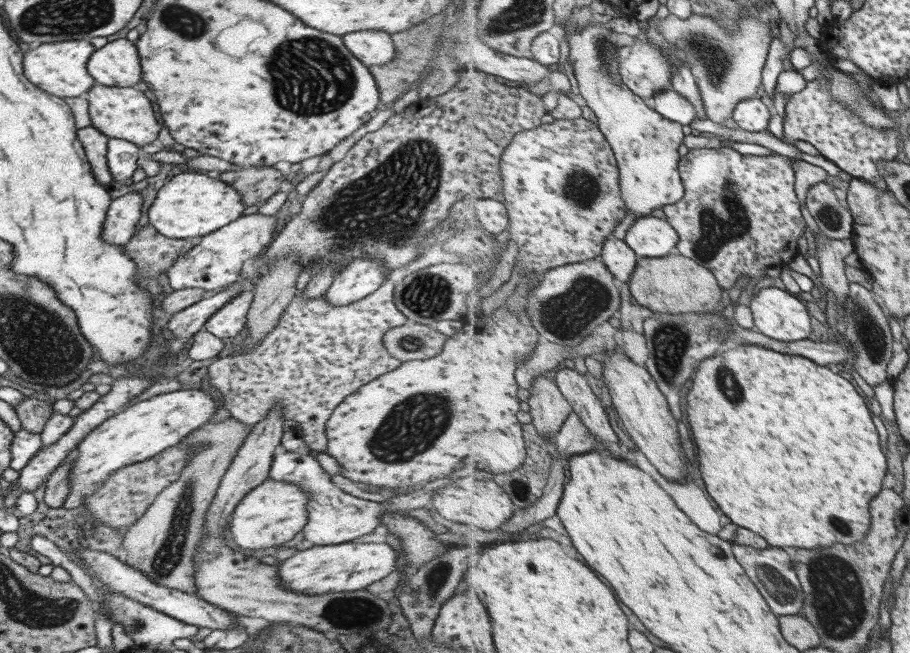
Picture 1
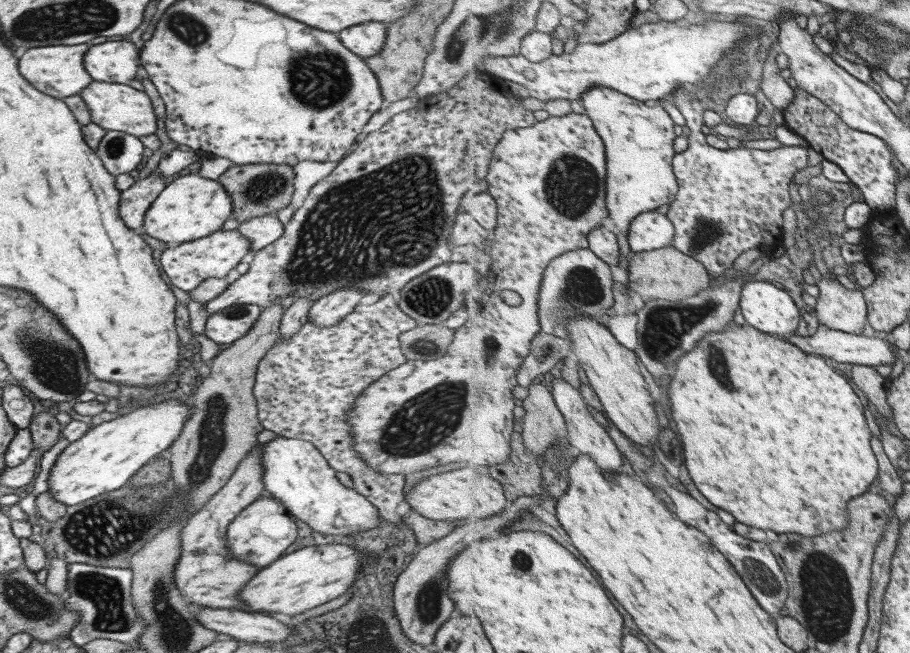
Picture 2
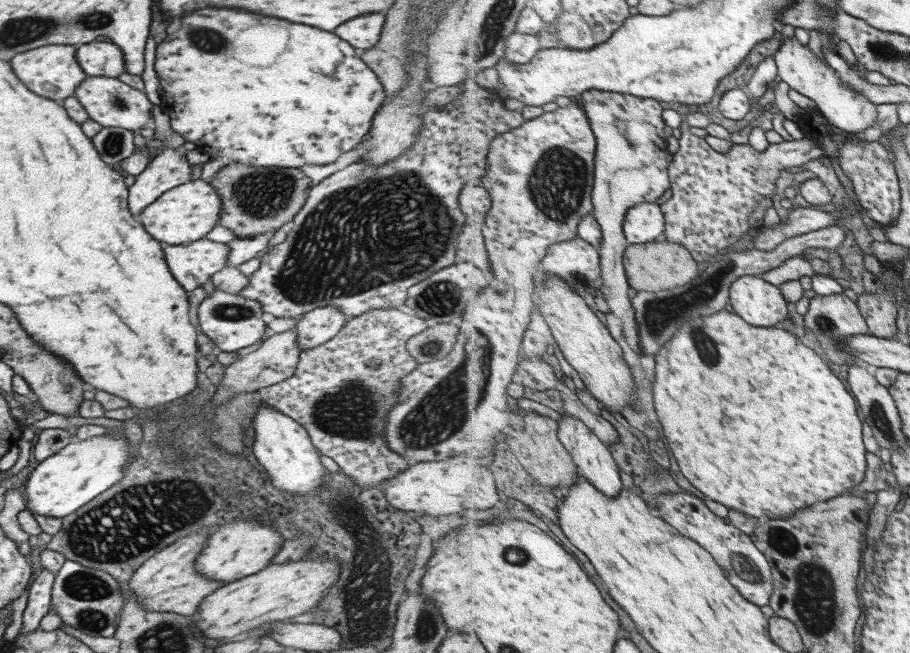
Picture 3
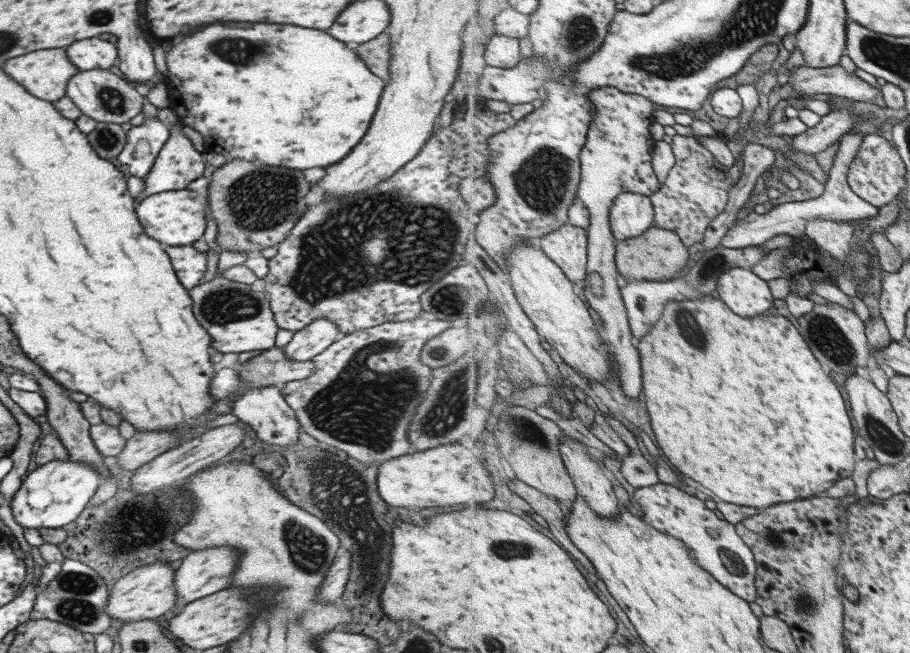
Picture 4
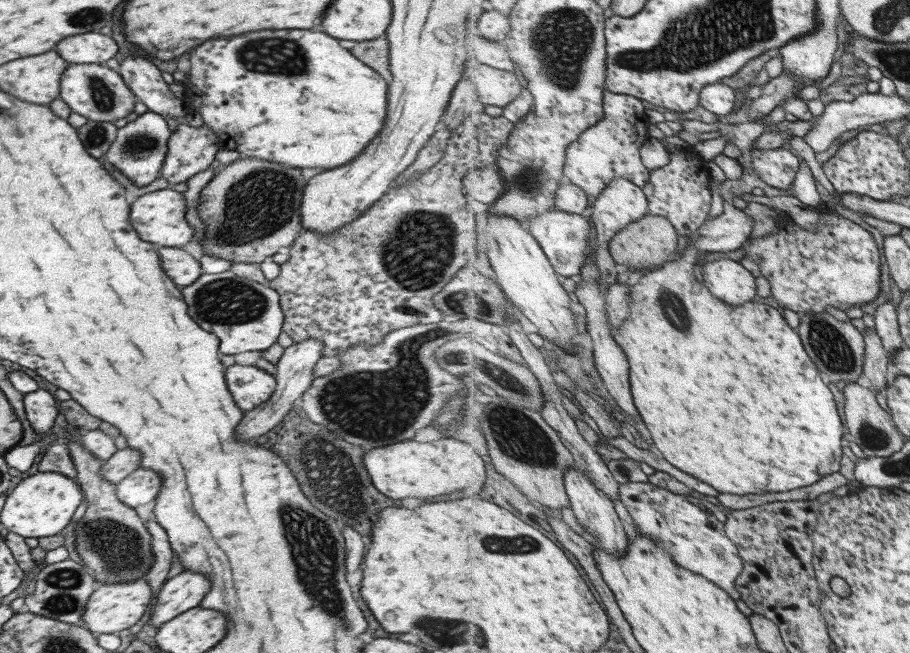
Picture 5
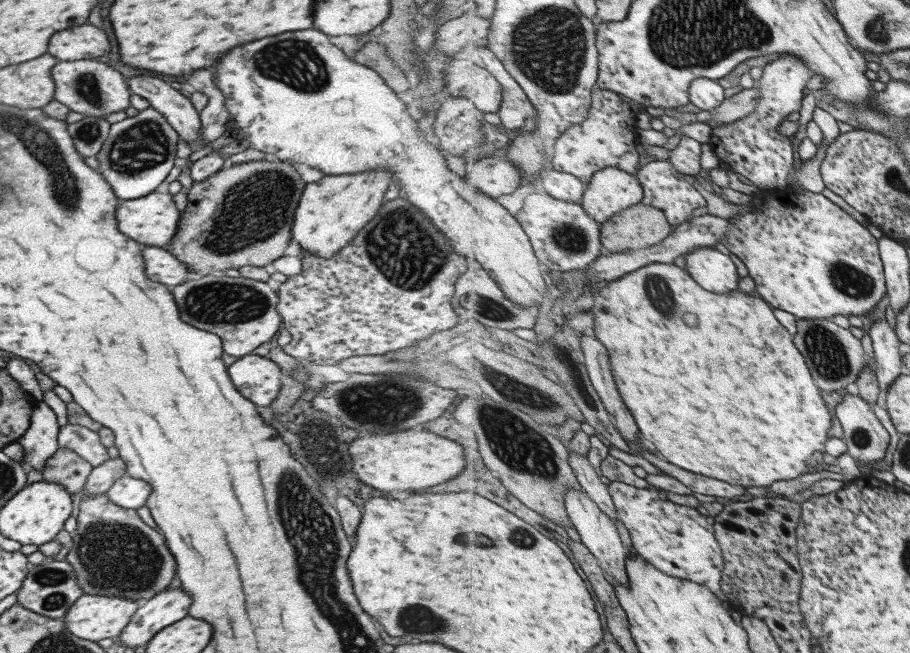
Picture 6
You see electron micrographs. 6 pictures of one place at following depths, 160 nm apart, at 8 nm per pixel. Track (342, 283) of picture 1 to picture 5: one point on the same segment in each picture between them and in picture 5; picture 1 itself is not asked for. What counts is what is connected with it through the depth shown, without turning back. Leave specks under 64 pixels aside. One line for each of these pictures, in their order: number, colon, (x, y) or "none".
2: (328, 310)
3: (313, 328)
4: (313, 338)
5: (294, 374)

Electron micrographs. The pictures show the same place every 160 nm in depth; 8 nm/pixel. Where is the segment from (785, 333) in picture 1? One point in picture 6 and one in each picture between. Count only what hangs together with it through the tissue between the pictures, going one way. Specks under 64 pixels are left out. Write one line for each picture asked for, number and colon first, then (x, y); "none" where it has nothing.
2: (764, 305)
3: (759, 302)
4: (749, 295)
5: (728, 280)
6: (713, 270)

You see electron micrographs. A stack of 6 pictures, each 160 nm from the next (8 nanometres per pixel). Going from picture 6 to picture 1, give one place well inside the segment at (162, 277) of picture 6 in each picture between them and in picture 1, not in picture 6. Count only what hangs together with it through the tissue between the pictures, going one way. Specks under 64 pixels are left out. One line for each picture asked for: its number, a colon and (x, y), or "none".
1: (213, 263)
2: (185, 265)
3: (191, 265)
4: (188, 265)
5: (177, 265)

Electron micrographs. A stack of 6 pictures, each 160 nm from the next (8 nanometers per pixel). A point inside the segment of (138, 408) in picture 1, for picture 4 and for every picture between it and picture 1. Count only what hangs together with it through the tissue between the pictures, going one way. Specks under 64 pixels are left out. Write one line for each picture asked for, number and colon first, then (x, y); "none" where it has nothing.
2: (105, 457)
3: (63, 482)
4: (53, 494)

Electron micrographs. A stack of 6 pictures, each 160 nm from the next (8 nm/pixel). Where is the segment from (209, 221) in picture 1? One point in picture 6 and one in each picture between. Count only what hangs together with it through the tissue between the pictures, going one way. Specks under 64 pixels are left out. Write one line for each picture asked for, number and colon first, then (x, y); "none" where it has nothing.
2: (190, 207)
3: (183, 214)
4: (175, 217)
5: (157, 217)
6: (152, 219)

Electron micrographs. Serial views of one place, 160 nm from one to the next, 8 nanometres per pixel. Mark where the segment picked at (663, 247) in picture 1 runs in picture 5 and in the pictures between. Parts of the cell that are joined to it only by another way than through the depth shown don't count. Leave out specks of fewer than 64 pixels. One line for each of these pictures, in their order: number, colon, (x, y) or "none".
2: (650, 231)
3: (645, 223)
4: (633, 214)
5: (622, 202)

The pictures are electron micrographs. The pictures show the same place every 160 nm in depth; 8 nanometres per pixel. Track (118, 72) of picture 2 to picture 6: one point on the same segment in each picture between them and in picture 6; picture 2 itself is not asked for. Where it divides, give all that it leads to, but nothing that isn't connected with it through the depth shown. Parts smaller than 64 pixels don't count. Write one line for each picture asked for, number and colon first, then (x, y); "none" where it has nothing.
3: (96, 58)
4: (89, 54)
5: (91, 48)
6: (86, 42)

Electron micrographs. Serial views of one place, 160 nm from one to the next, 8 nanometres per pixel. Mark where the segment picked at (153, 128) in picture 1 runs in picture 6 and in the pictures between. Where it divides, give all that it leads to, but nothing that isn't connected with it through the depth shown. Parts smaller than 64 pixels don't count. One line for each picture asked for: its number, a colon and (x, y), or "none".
2: (119, 107)
3: (109, 102)
4: (99, 94)
5: (94, 91)
6: (89, 87)

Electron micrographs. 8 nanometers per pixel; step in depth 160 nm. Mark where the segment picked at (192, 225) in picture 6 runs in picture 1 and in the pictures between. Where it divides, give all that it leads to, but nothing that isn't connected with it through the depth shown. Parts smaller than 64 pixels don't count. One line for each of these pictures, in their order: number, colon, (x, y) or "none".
1: (255, 185)
2: (254, 190)
3: (254, 200)
4: (254, 206)
5: (250, 208)

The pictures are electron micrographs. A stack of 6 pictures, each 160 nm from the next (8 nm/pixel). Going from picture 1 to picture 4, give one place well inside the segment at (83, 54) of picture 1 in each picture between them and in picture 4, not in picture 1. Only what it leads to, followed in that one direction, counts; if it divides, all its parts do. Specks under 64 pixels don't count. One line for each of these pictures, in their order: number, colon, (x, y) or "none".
2: (58, 71)
3: (52, 72)
4: (44, 74)

